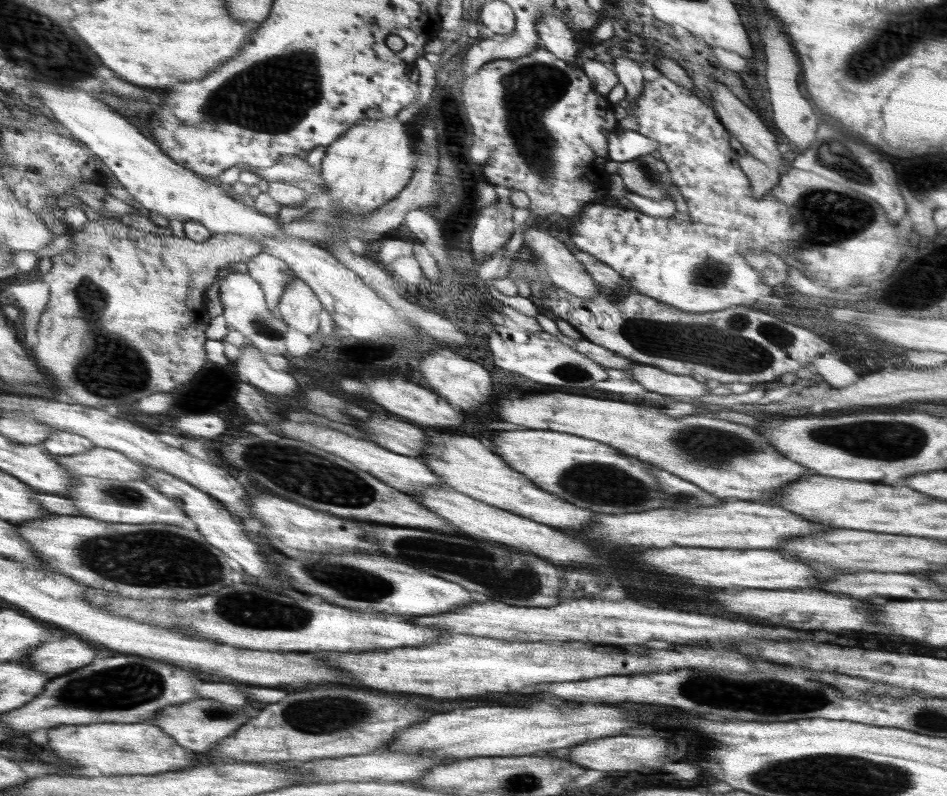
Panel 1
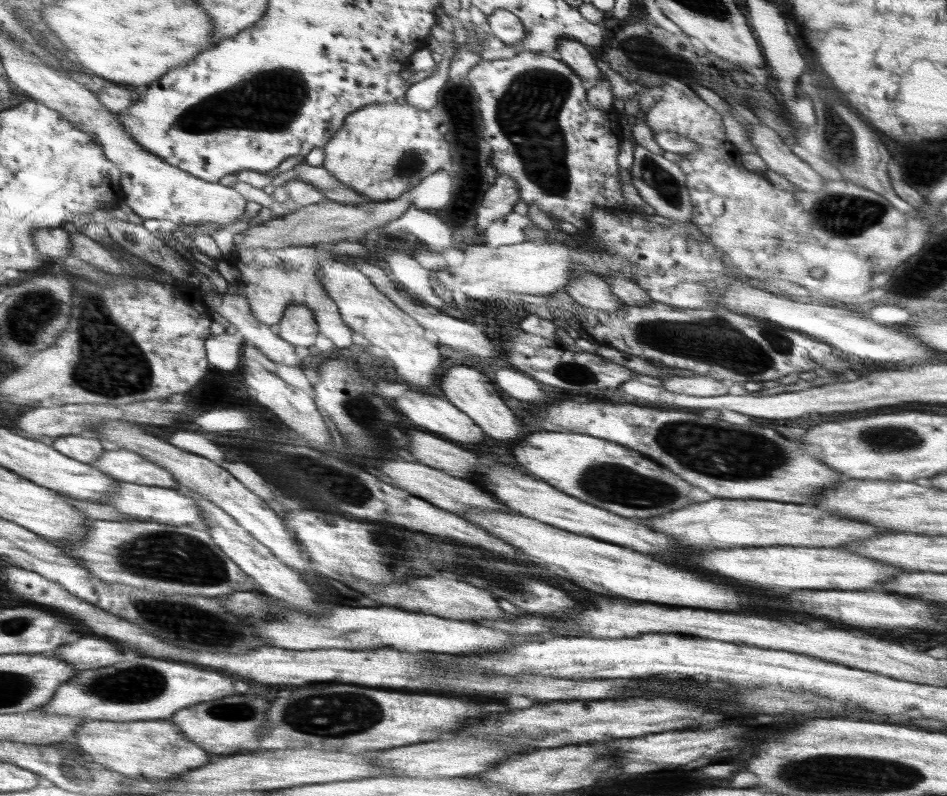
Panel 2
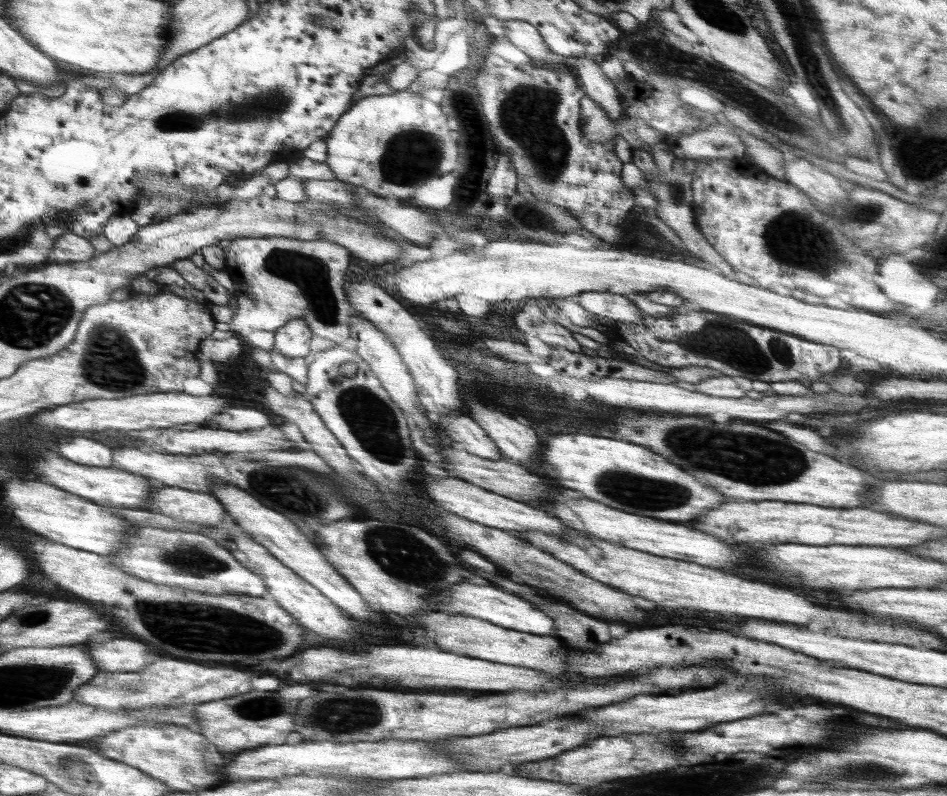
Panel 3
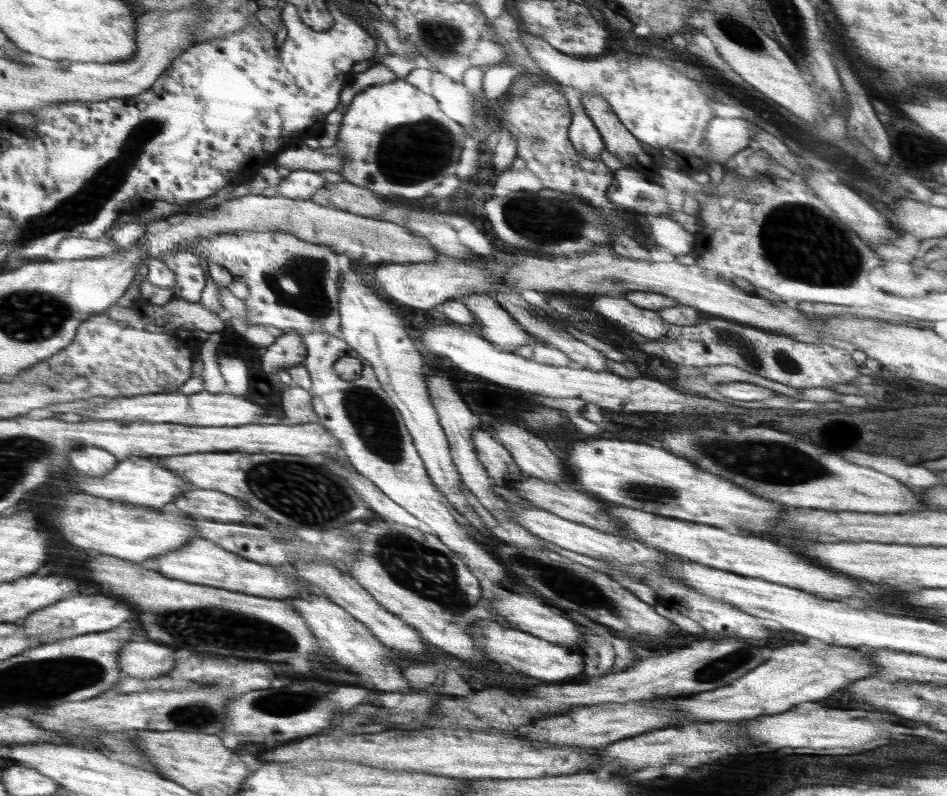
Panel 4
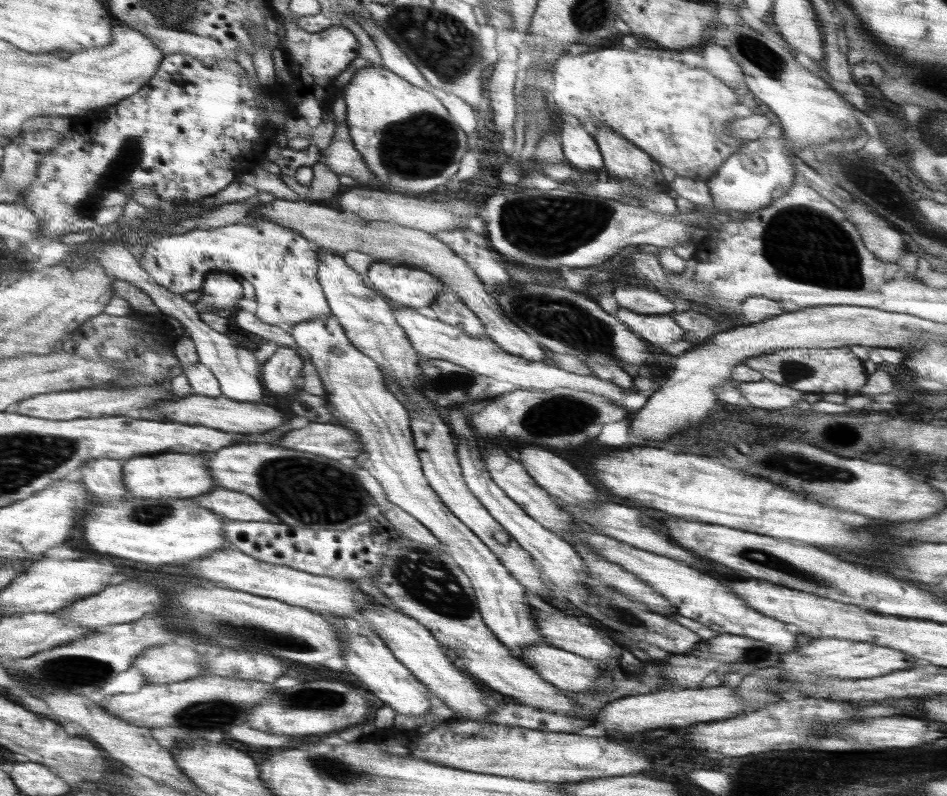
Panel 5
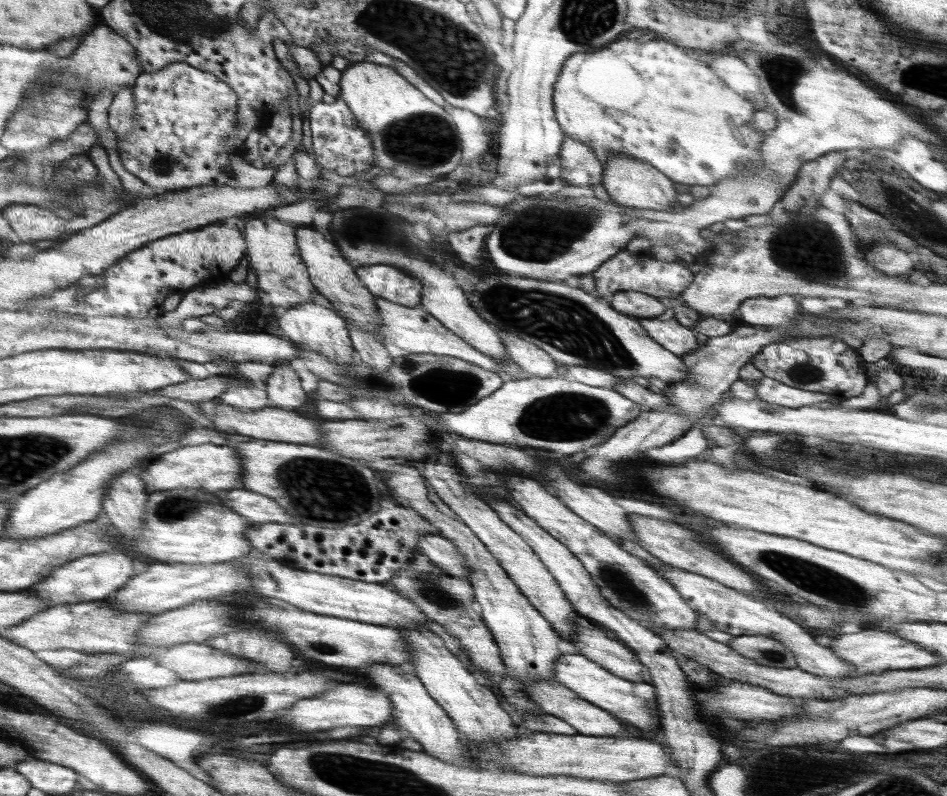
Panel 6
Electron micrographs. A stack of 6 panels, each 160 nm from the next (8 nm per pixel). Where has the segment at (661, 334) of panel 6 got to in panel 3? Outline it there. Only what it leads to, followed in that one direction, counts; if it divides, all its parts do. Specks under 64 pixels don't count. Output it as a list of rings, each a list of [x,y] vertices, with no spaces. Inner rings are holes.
[[[588,291],[575,296],[575,301],[580,306],[594,315],[606,317],[606,321],[622,321],[624,323],[641,323],[646,316],[625,295],[613,292]]]

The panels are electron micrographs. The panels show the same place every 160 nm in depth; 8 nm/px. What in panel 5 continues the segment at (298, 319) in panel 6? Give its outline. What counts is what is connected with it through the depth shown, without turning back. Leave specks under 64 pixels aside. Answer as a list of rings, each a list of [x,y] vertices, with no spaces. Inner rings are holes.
[[[332,314],[294,324],[292,336],[296,344],[308,352],[309,360],[327,390],[326,402],[330,408],[336,408],[332,410],[333,422],[357,433],[361,441],[361,454],[357,458],[359,468],[368,470],[378,480],[388,501],[412,515],[450,548],[447,553],[470,578],[472,588],[476,590],[479,612],[486,627],[516,658],[534,644],[546,643],[536,625],[534,608],[524,599],[525,586],[510,574],[470,528],[450,512],[429,485],[417,455],[409,412],[385,385],[379,366],[350,342],[345,327]]]

